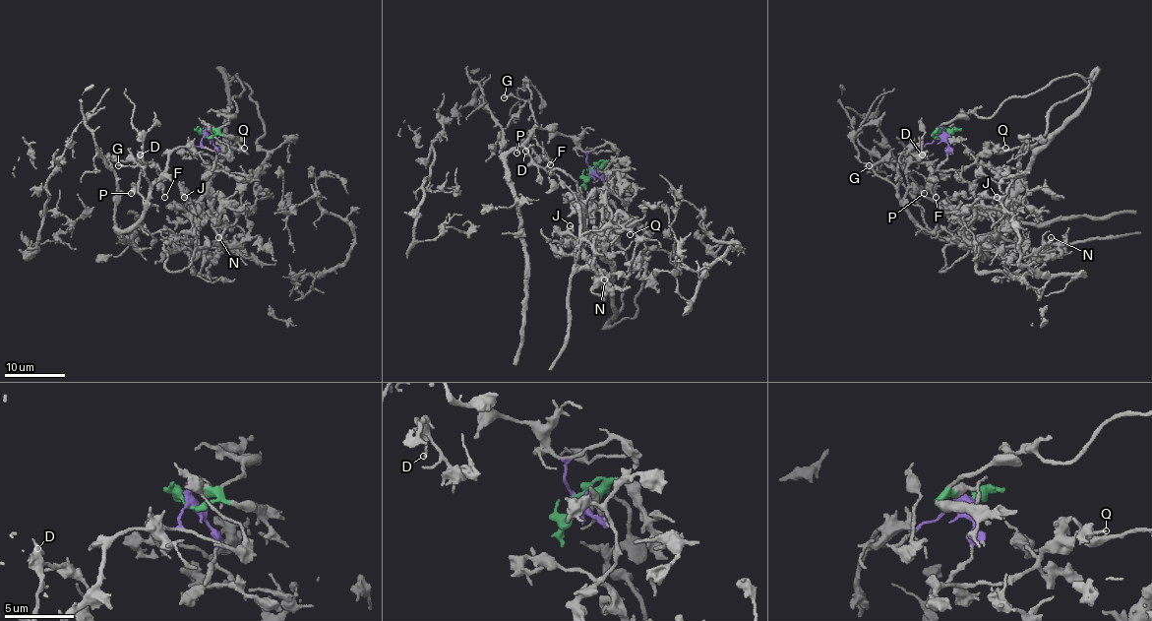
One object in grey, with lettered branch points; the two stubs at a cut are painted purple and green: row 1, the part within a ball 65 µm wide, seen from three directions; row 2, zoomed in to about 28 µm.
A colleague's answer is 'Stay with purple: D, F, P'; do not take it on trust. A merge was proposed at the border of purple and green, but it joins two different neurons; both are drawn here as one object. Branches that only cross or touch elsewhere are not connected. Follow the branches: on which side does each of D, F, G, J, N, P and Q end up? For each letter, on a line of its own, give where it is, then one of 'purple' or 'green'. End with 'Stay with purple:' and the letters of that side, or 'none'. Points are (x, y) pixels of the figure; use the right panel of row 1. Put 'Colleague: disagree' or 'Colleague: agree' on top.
Colleague: disagree
D: (922, 155) | purple
F: (936, 197) | purple
G: (869, 165) | purple
J: (997, 197) | green
N: (1051, 237) | green
P: (924, 193) | purple
Q: (1005, 148) | green
Stay with purple: D, F, G, P

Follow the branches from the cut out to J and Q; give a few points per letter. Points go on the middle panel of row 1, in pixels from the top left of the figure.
J: (589, 170), (600, 161), (614, 173), (605, 198), (629, 271), (614, 316), (612, 268), (574, 242), (570, 225)
Q: (589, 170), (600, 161), (614, 173), (605, 198), (620, 217), (629, 275), (614, 316), (614, 228), (629, 234)

